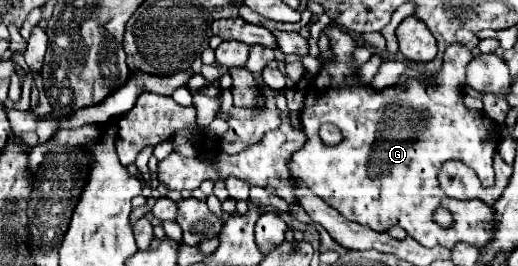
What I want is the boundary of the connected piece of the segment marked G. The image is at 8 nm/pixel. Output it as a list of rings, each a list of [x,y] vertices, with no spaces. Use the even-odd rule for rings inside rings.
[[[333,23],[325,27],[323,33],[329,37],[333,55],[323,63],[321,71],[315,75],[313,85],[305,95],[305,105],[301,109],[301,125],[307,141],[287,161],[291,177],[295,177],[295,181],[299,183],[305,183],[317,197],[337,209],[345,219],[371,227],[375,231],[385,231],[393,225],[399,225],[407,231],[409,237],[413,237],[425,247],[441,245],[453,249],[457,243],[469,243],[473,247],[487,245],[495,233],[493,207],[483,201],[455,201],[445,195],[437,179],[441,165],[449,159],[457,159],[477,173],[483,187],[493,185],[493,155],[499,141],[491,137],[501,137],[501,129],[485,113],[471,111],[463,105],[465,69],[473,59],[473,53],[465,45],[449,45],[445,49],[441,69],[431,75],[435,85],[423,85],[419,79],[407,79],[407,85],[391,85],[375,91],[359,79],[357,67],[353,65],[353,51],[357,49],[355,39]],[[325,121],[337,125],[343,133],[343,141],[335,147],[325,145],[317,135],[321,123]],[[437,207],[447,207],[451,211],[453,225],[449,229],[435,223],[433,213],[437,211]]]

